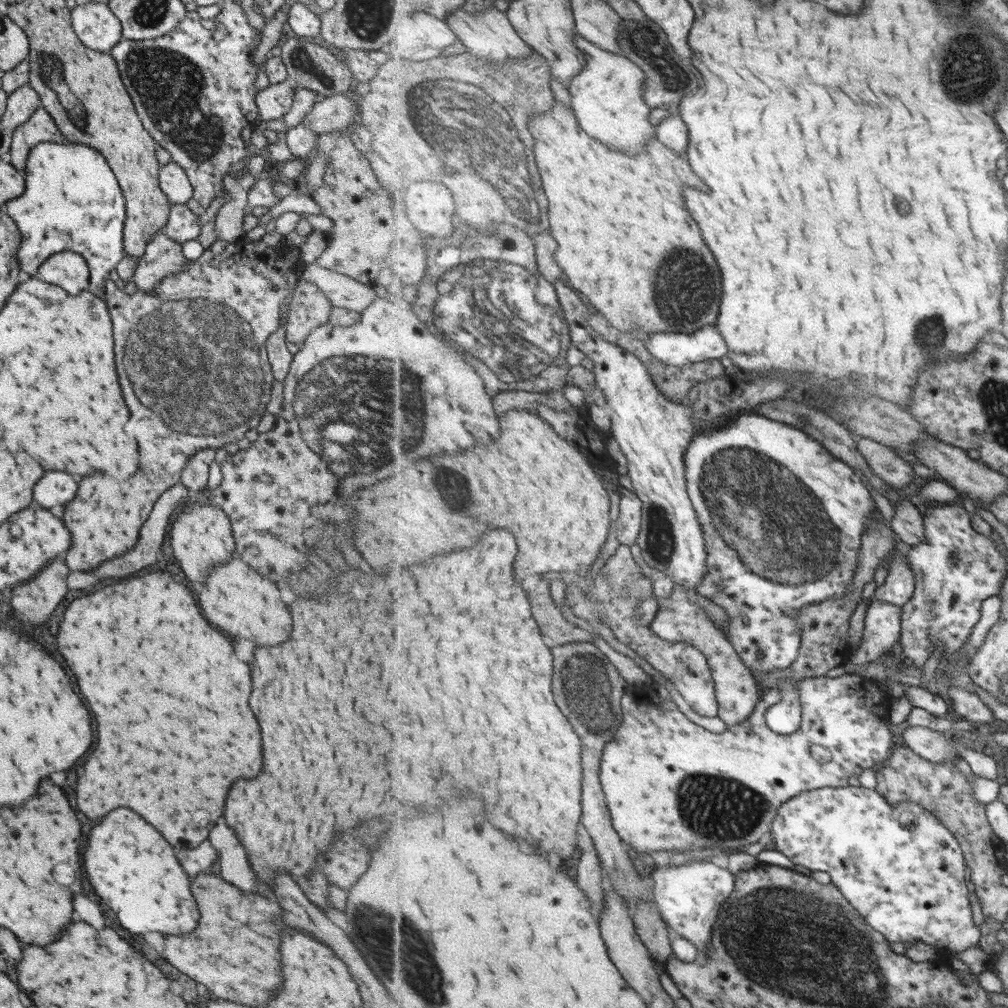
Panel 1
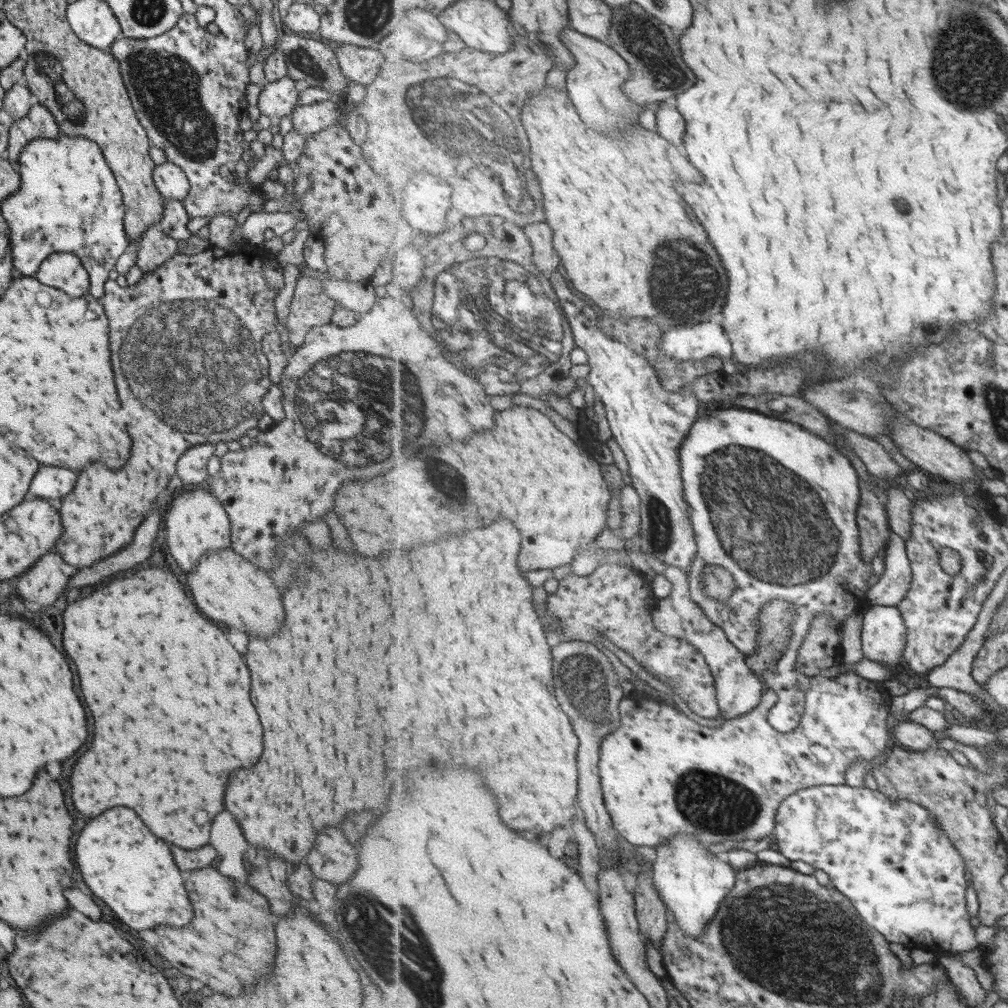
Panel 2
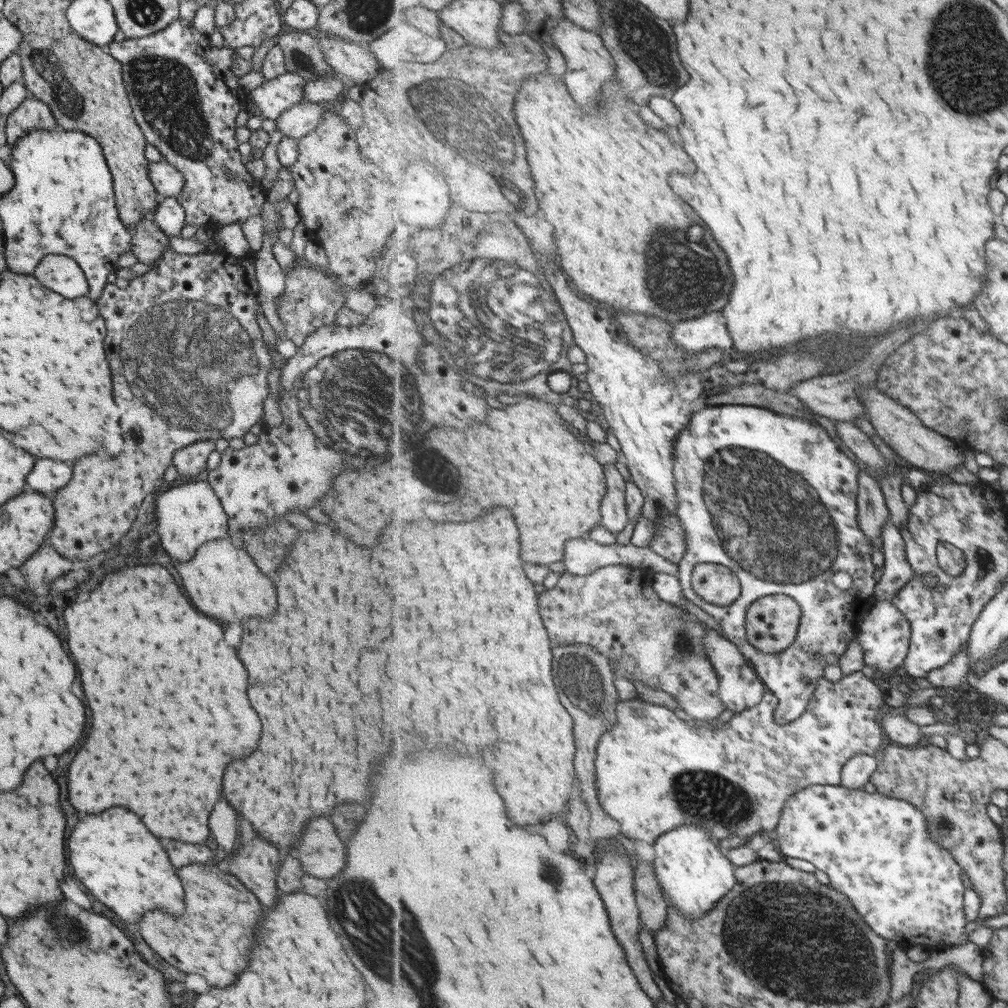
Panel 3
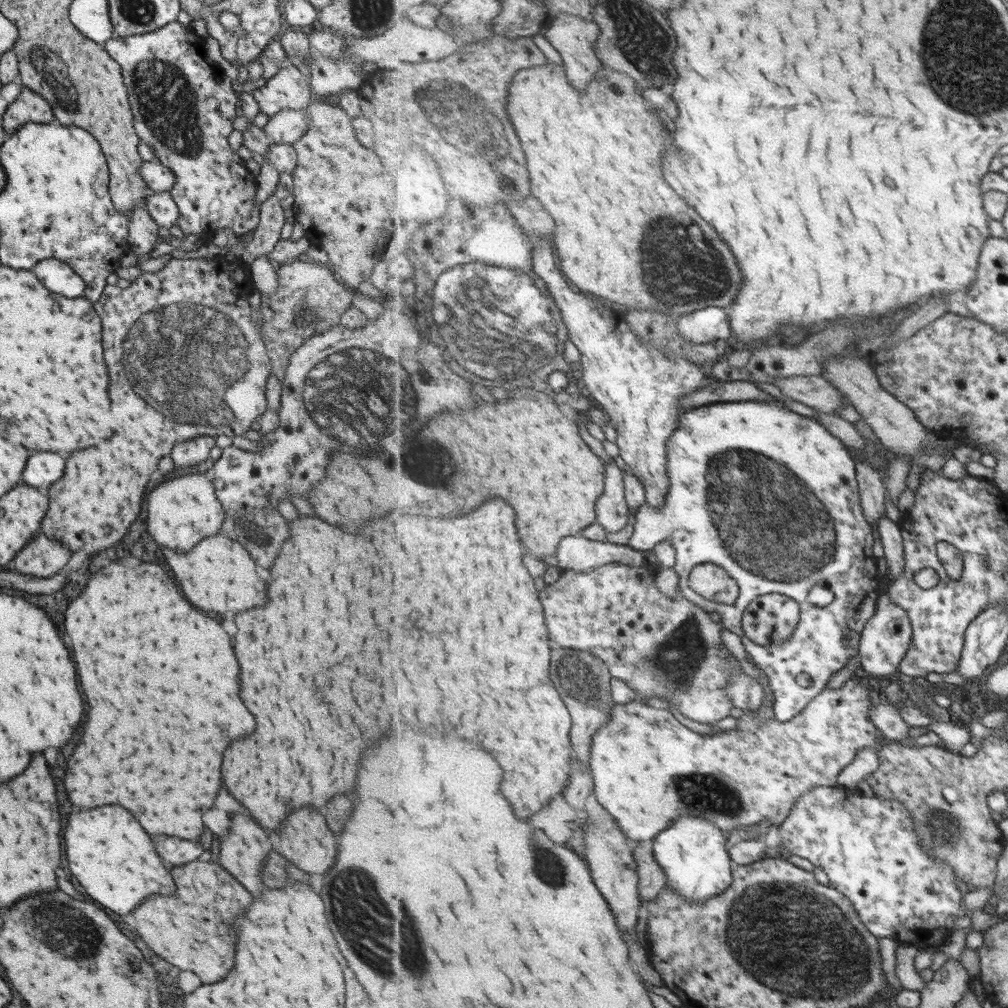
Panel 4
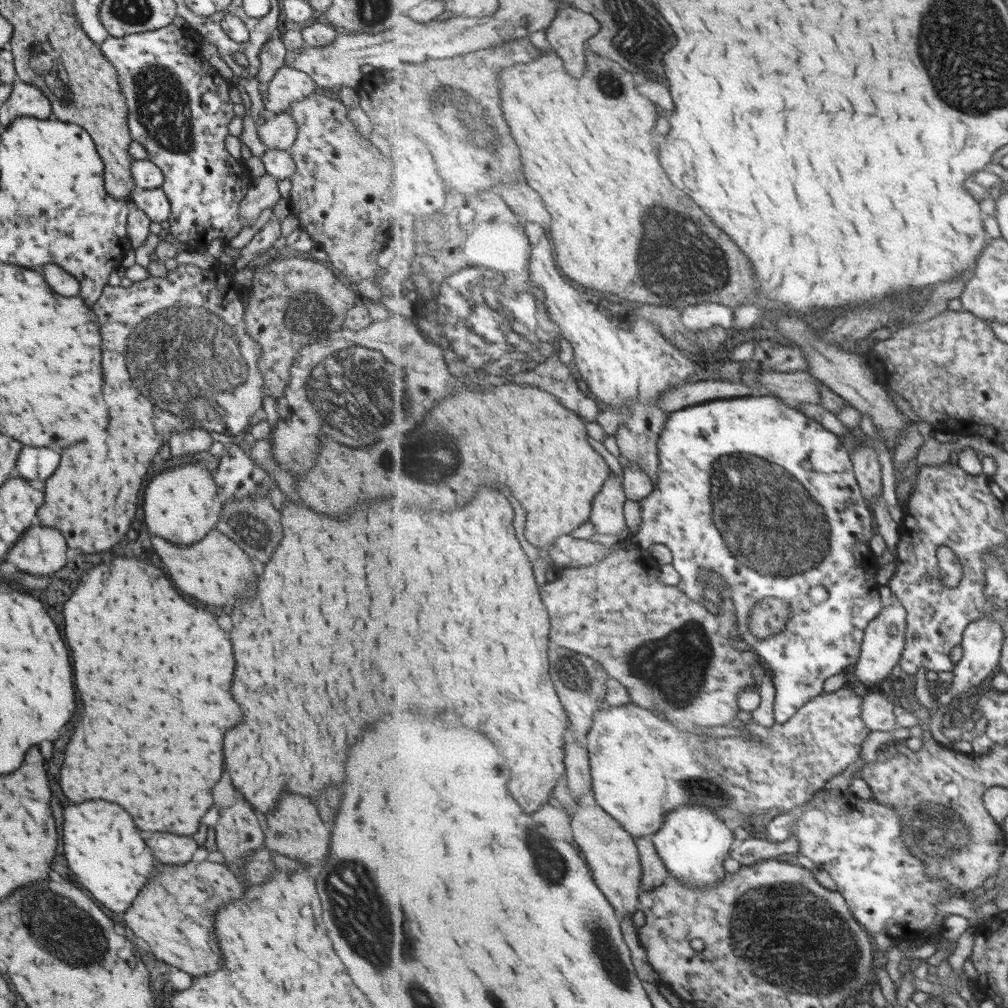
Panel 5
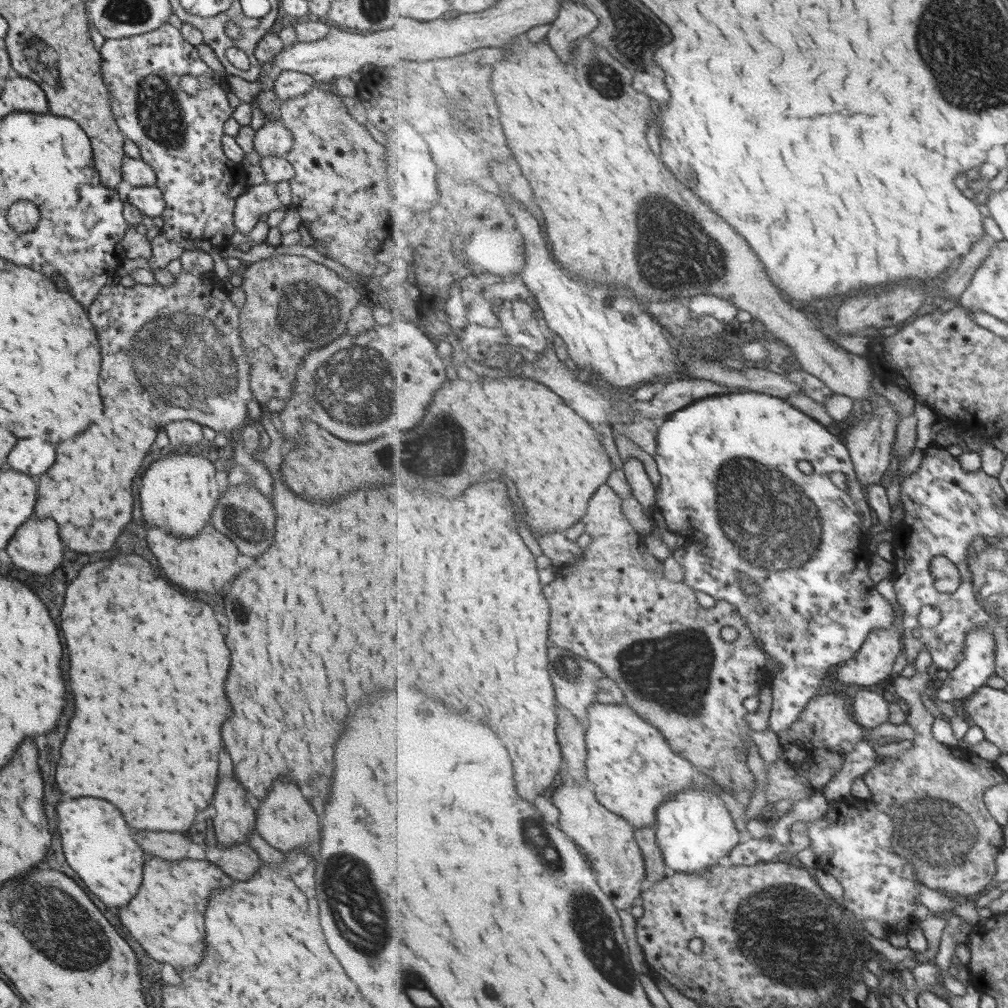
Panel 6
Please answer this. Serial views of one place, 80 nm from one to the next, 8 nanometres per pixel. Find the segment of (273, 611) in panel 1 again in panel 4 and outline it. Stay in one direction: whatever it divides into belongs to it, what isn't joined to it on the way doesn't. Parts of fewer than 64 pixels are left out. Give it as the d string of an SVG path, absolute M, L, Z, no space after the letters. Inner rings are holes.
M221 533L201 539L185 554L165 550L163 546L159 546L159 550L165 556L165 562L179 582L185 598L203 610L223 616L227 608L229 612L241 612L265 602L265 584L255 574L256 565L253 559L238 542Z

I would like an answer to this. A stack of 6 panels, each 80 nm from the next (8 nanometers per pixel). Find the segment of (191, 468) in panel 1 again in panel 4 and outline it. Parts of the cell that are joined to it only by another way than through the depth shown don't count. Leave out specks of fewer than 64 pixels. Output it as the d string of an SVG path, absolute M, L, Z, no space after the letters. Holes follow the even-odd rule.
M197 435L183 442L174 442L169 451L175 466L187 468L199 464L208 458L209 450L214 446L214 438L207 435Z

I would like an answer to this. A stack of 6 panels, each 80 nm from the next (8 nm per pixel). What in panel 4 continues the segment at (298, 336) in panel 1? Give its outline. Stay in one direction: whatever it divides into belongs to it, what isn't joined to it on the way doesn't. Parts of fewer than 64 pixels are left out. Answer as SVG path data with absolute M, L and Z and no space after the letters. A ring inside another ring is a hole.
M290 260L276 265L274 273L277 281L275 292L268 297L260 297L258 310L263 317L260 327L256 323L255 325L258 327L262 343L264 344L264 350L269 358L270 374L281 382L289 357L292 355L292 352L296 350L295 346L291 343L293 336L299 336L301 340L305 341L312 336L317 336L337 326L339 316L343 314L343 311L347 307L351 306L352 299L355 297L356 293L349 292L348 286L339 281L338 278L333 275L333 272L328 268L326 269L320 263Z

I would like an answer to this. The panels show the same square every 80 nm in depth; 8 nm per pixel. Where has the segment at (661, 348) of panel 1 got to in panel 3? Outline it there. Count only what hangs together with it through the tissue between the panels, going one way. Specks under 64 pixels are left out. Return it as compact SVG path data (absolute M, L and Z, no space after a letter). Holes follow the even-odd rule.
M709 311L675 324L673 338L683 350L698 354L705 348L720 348L723 354L735 348L728 326L719 320L721 311Z

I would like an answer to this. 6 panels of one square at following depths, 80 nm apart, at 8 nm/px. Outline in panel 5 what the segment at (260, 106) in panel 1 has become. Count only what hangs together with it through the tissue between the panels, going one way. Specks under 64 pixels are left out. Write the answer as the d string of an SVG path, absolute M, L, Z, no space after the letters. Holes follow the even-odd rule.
M283 66L275 71L273 78L269 80L267 95L261 97L265 111L274 113L286 113L293 102L303 100L316 88L313 80L303 72Z

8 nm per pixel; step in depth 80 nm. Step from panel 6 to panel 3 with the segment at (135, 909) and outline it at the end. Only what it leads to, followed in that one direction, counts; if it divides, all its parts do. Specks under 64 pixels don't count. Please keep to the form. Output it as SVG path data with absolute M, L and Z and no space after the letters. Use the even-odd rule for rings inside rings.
M193 863L183 866L177 870L177 878L183 888L185 912L181 916L171 916L161 910L145 912L139 922L139 934L167 964L181 964L177 970L199 974L209 986L229 986L245 968L247 948L253 942L251 928L265 908L231 873L221 872L217 865Z

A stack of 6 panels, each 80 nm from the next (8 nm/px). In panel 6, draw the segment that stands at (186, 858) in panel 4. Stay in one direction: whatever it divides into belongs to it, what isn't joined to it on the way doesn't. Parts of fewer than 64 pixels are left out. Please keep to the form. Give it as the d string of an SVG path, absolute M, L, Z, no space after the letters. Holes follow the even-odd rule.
M133 830L133 840L141 850L155 854L165 860L184 859L187 854L187 846L191 843L189 838L181 834L171 834L171 832L135 832Z

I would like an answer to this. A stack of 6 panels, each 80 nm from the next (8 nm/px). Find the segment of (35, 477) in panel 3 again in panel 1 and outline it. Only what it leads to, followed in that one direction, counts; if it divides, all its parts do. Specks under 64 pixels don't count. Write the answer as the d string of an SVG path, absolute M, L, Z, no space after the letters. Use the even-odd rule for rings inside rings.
M43 472L33 486L33 500L47 510L71 500L77 482L65 472Z

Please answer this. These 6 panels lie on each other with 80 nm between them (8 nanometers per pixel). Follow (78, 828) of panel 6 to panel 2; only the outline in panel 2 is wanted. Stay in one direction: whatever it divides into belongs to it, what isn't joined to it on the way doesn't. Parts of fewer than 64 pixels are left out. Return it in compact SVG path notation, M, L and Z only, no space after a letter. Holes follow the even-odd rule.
M115 806L99 814L97 818L89 820L75 838L73 844L73 860L79 874L83 876L85 886L101 900L109 910L127 926L135 930L147 930L155 924L169 924L169 926L183 926L191 920L191 904L187 900L187 892L181 884L181 874L169 856L169 848L163 840L155 838L139 816L133 810L123 806Z

